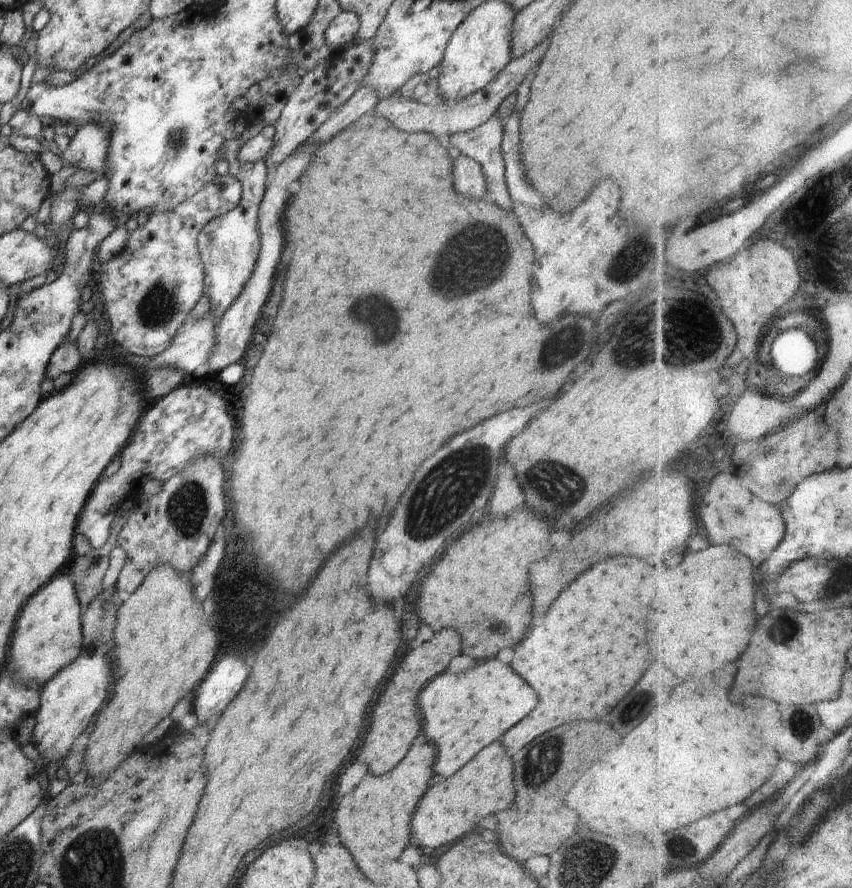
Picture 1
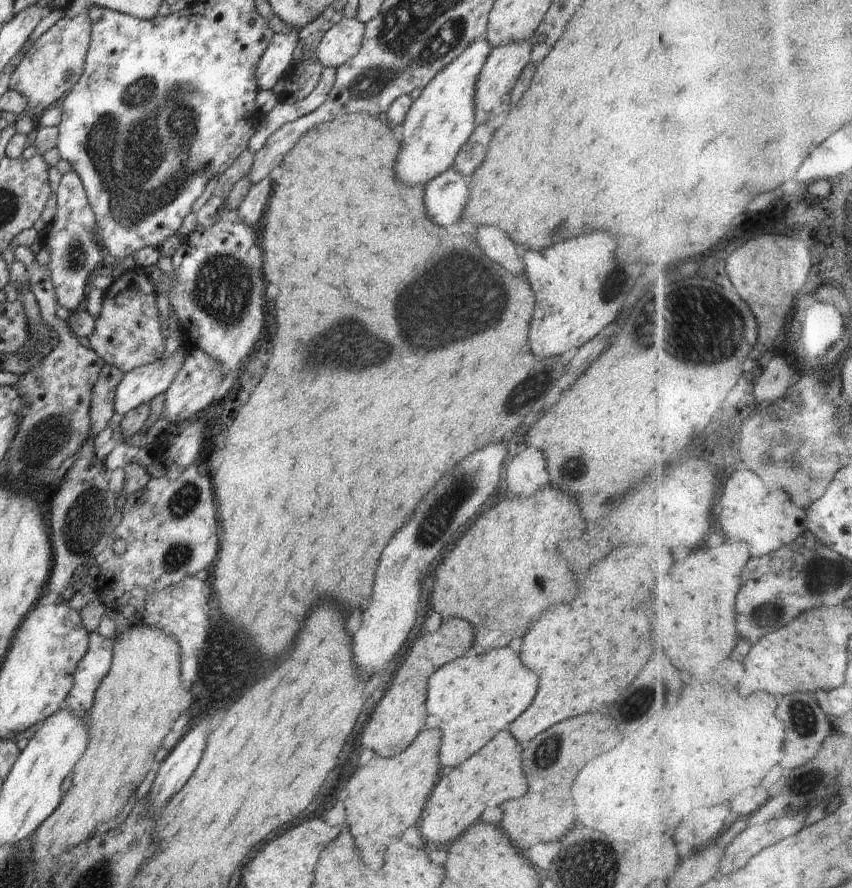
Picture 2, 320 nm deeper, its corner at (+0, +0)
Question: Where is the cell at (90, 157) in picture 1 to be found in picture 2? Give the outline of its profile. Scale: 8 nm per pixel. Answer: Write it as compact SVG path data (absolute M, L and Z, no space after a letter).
M74 170L66 172L62 176L60 186L56 190L57 210L54 214L54 220L48 224L44 230L44 248L50 254L48 270L50 270L50 280L56 291L57 306L62 306L73 314L77 311L78 306L82 304L86 297L86 280L92 274L102 257L104 248L100 248L97 242L94 229L97 227L96 216L91 210L90 204L81 179Z

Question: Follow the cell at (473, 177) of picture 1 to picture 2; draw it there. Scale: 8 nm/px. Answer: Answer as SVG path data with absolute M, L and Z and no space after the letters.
M454 168L428 182L424 204L428 218L438 226L450 226L462 216L464 206L468 204L470 184Z

